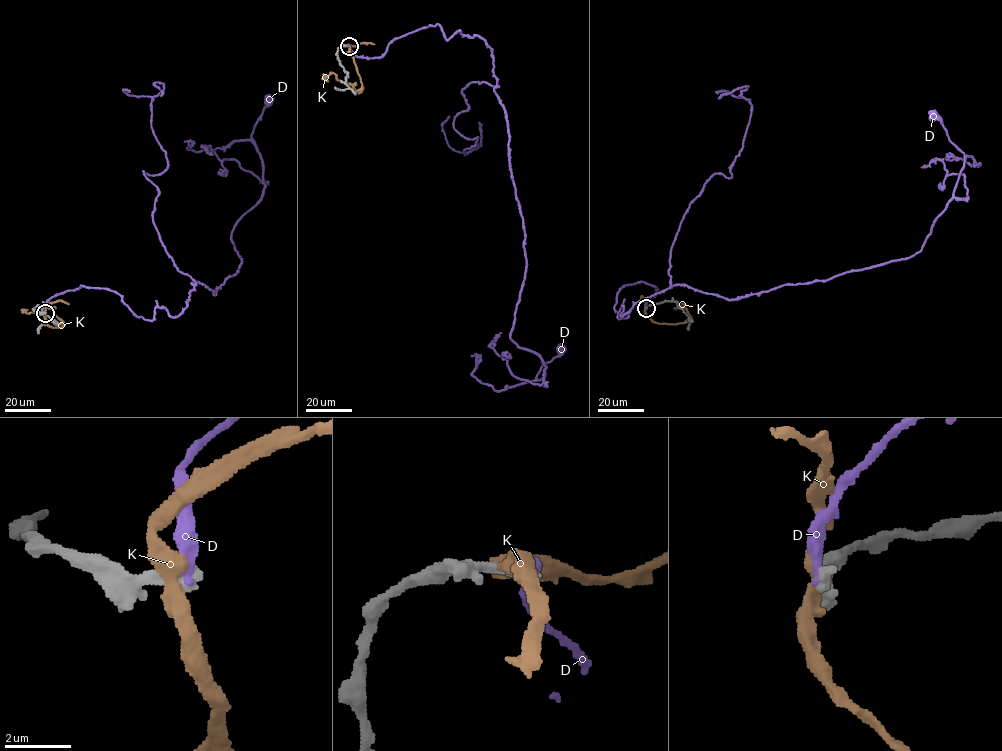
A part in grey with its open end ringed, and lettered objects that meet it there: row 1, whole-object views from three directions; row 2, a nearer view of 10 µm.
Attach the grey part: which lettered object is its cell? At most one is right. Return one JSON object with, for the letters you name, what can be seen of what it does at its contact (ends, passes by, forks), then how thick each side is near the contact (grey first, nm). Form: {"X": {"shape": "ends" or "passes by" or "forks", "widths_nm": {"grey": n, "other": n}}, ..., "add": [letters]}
{"add": []}

